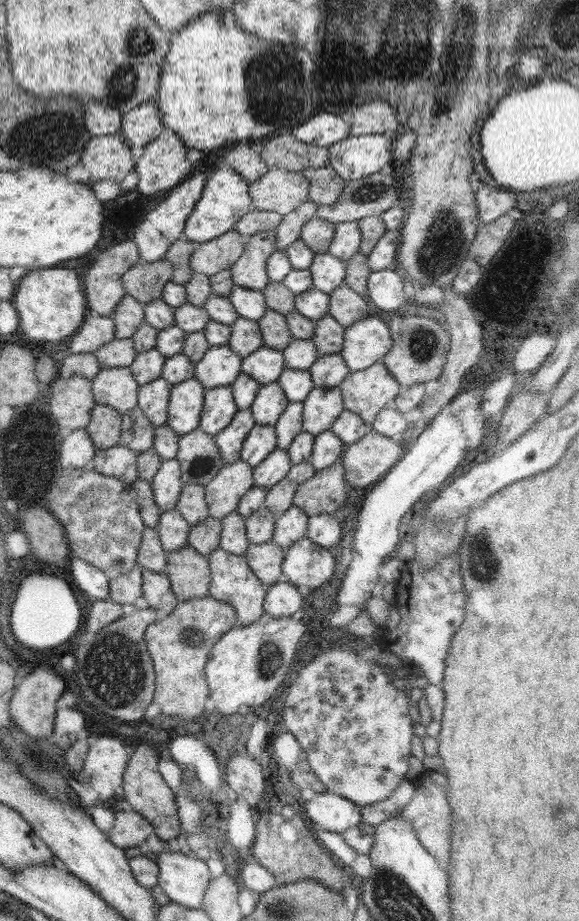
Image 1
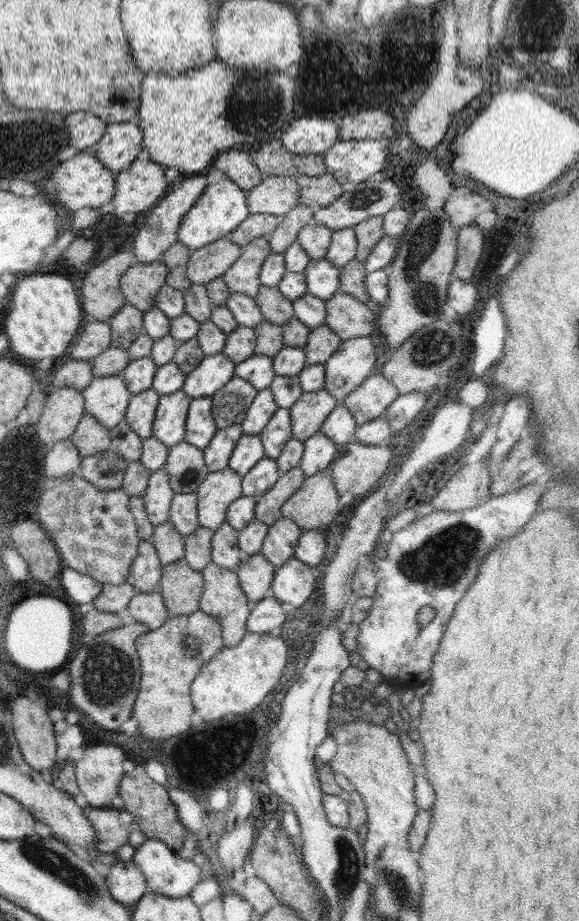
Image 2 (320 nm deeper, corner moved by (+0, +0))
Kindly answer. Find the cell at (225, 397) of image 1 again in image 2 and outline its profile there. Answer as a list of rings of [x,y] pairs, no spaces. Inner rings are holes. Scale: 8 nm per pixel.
[[[211,397],[193,398],[185,422],[184,441],[204,450],[218,430],[212,417]]]

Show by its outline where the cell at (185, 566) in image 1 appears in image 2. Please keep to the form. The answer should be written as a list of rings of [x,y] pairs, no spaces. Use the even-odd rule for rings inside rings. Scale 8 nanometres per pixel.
[[[184,558],[164,566],[158,591],[169,616],[182,616],[198,610],[203,584],[201,571],[190,568]]]

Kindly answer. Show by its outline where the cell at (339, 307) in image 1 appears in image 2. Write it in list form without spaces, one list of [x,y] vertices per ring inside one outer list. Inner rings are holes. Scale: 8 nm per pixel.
[[[340,290],[325,301],[325,309],[325,324],[341,340],[366,337],[376,326],[372,310],[365,303]]]

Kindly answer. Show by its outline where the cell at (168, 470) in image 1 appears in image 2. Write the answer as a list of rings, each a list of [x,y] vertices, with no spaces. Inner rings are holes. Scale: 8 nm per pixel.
[[[163,469],[152,472],[143,499],[145,511],[153,526],[169,521],[169,510],[174,494],[170,487],[168,473]]]

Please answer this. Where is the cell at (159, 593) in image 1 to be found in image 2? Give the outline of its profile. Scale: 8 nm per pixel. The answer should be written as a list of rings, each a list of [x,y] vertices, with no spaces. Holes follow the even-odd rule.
[[[139,592],[134,595],[127,606],[135,622],[145,624],[150,631],[162,626],[170,616],[165,607],[161,593]]]

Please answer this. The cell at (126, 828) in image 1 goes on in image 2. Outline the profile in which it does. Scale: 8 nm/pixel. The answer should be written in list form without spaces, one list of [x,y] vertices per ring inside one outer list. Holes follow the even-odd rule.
[[[83,804],[86,819],[96,831],[96,851],[115,853],[118,848],[128,844],[133,827],[126,829],[119,822],[119,811],[115,808],[98,808]]]

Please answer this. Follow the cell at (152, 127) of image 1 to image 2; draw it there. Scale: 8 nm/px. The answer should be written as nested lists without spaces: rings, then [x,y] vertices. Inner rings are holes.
[[[137,121],[107,125],[102,140],[94,150],[95,157],[116,177],[127,169],[143,151],[144,136]]]

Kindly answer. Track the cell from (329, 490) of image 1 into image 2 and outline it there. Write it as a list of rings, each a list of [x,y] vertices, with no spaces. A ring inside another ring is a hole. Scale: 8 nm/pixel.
[[[326,468],[304,479],[298,491],[282,505],[281,516],[290,518],[303,530],[320,530],[340,512],[339,497],[331,471]]]

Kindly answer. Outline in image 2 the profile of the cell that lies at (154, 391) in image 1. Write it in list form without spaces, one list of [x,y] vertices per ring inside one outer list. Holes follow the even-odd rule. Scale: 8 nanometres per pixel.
[[[150,388],[132,395],[130,404],[128,404],[125,422],[142,439],[152,436],[159,396],[160,394]]]

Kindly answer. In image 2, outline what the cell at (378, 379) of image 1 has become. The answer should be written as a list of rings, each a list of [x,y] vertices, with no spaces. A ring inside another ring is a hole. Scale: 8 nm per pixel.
[[[382,372],[370,374],[354,392],[341,403],[355,418],[357,426],[378,419],[379,416],[398,398],[396,387],[386,380]]]

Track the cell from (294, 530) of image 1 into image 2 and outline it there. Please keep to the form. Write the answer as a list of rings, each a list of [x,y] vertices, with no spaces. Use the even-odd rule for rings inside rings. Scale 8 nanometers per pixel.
[[[281,516],[269,525],[260,553],[276,568],[282,566],[293,557],[303,531],[293,520]]]

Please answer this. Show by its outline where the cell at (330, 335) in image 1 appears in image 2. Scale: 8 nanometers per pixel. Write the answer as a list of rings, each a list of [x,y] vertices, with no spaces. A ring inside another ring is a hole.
[[[328,325],[313,328],[303,347],[304,353],[306,353],[306,367],[326,363],[340,344],[341,339]]]

